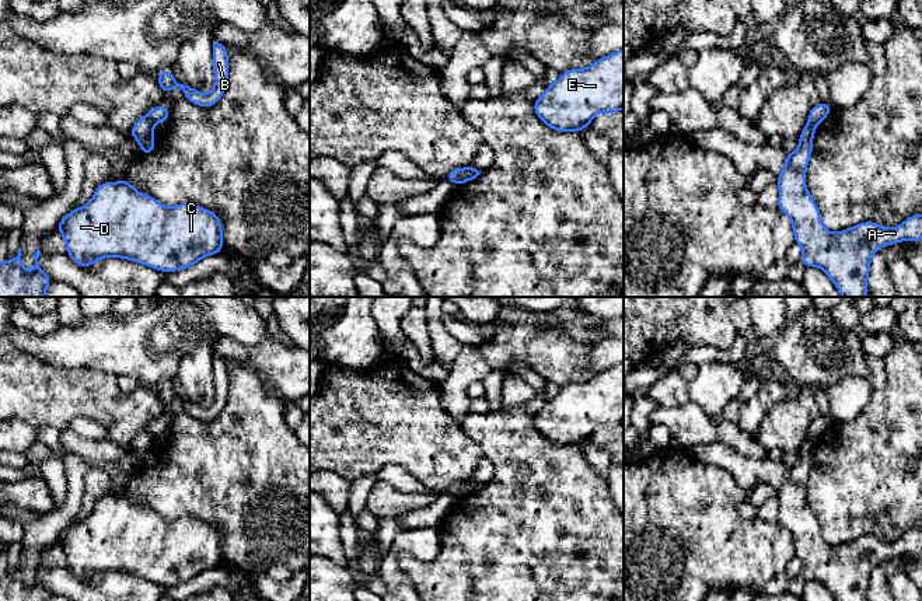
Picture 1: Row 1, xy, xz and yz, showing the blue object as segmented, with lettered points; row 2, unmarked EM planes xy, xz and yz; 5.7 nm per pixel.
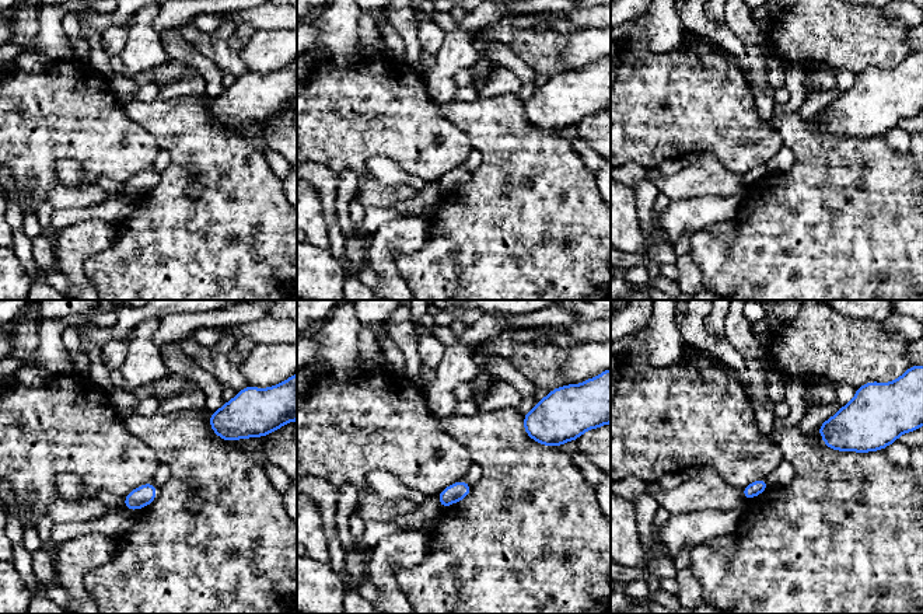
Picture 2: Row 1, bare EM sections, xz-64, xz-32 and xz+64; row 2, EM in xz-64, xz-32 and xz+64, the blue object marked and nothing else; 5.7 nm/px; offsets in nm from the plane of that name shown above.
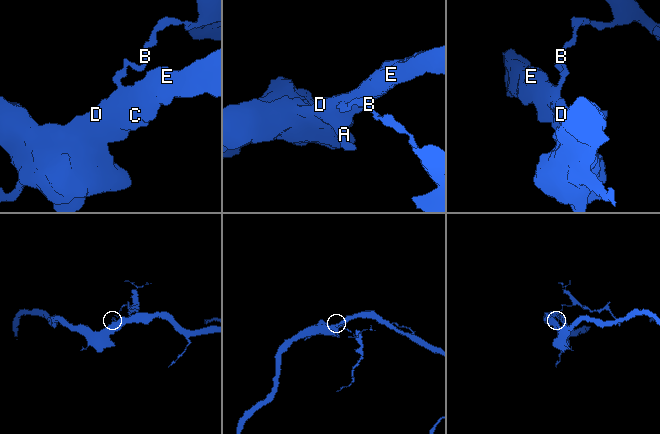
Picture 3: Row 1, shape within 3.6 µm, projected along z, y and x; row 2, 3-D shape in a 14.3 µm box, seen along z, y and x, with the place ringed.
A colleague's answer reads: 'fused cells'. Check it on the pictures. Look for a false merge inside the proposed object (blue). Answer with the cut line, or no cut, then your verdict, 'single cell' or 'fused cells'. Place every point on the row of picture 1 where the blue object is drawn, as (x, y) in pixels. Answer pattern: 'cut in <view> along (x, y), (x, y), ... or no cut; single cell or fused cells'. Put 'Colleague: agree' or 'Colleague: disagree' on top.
Colleague: agree
cut in xz along (463, 168), (454, 184); fused cells

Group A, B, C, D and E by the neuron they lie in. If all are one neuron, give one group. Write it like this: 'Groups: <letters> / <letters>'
Groups: A C D E / B

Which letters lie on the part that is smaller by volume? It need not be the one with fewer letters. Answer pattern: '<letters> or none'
B

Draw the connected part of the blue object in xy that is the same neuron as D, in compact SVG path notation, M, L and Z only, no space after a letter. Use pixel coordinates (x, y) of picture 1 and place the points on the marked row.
M125 179L98 185L92 199L83 207L74 207L56 228L66 241L67 255L84 268L115 256L170 273L223 252L221 220L216 213L189 202L172 207L163 206Z

